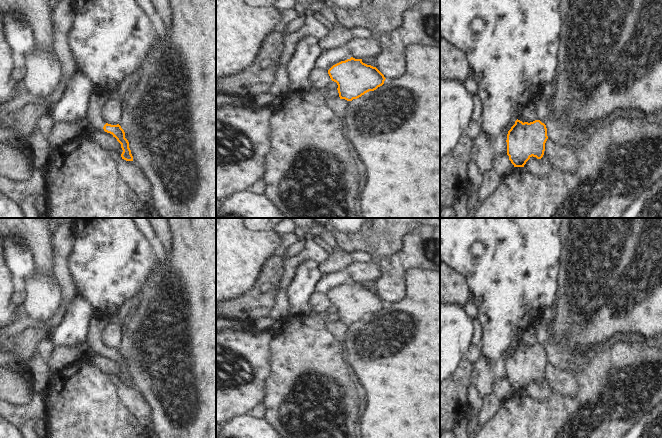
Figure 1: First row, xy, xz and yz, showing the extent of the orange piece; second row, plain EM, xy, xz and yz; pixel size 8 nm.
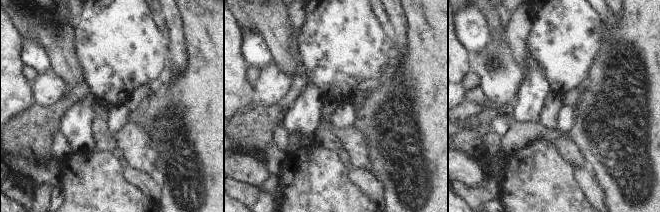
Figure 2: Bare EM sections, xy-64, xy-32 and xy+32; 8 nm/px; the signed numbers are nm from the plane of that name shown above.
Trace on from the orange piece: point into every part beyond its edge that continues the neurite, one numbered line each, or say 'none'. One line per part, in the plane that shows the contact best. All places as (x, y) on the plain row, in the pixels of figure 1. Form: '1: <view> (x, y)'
1: xy (97, 324)

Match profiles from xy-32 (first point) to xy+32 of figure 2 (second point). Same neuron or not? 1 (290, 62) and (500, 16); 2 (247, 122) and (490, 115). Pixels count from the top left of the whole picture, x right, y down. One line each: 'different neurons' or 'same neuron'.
1: same neuron
2: same neuron

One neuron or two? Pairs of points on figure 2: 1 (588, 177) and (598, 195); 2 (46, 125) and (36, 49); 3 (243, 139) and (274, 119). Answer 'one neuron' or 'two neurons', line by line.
1: one neuron
2: two neurons
3: one neuron

